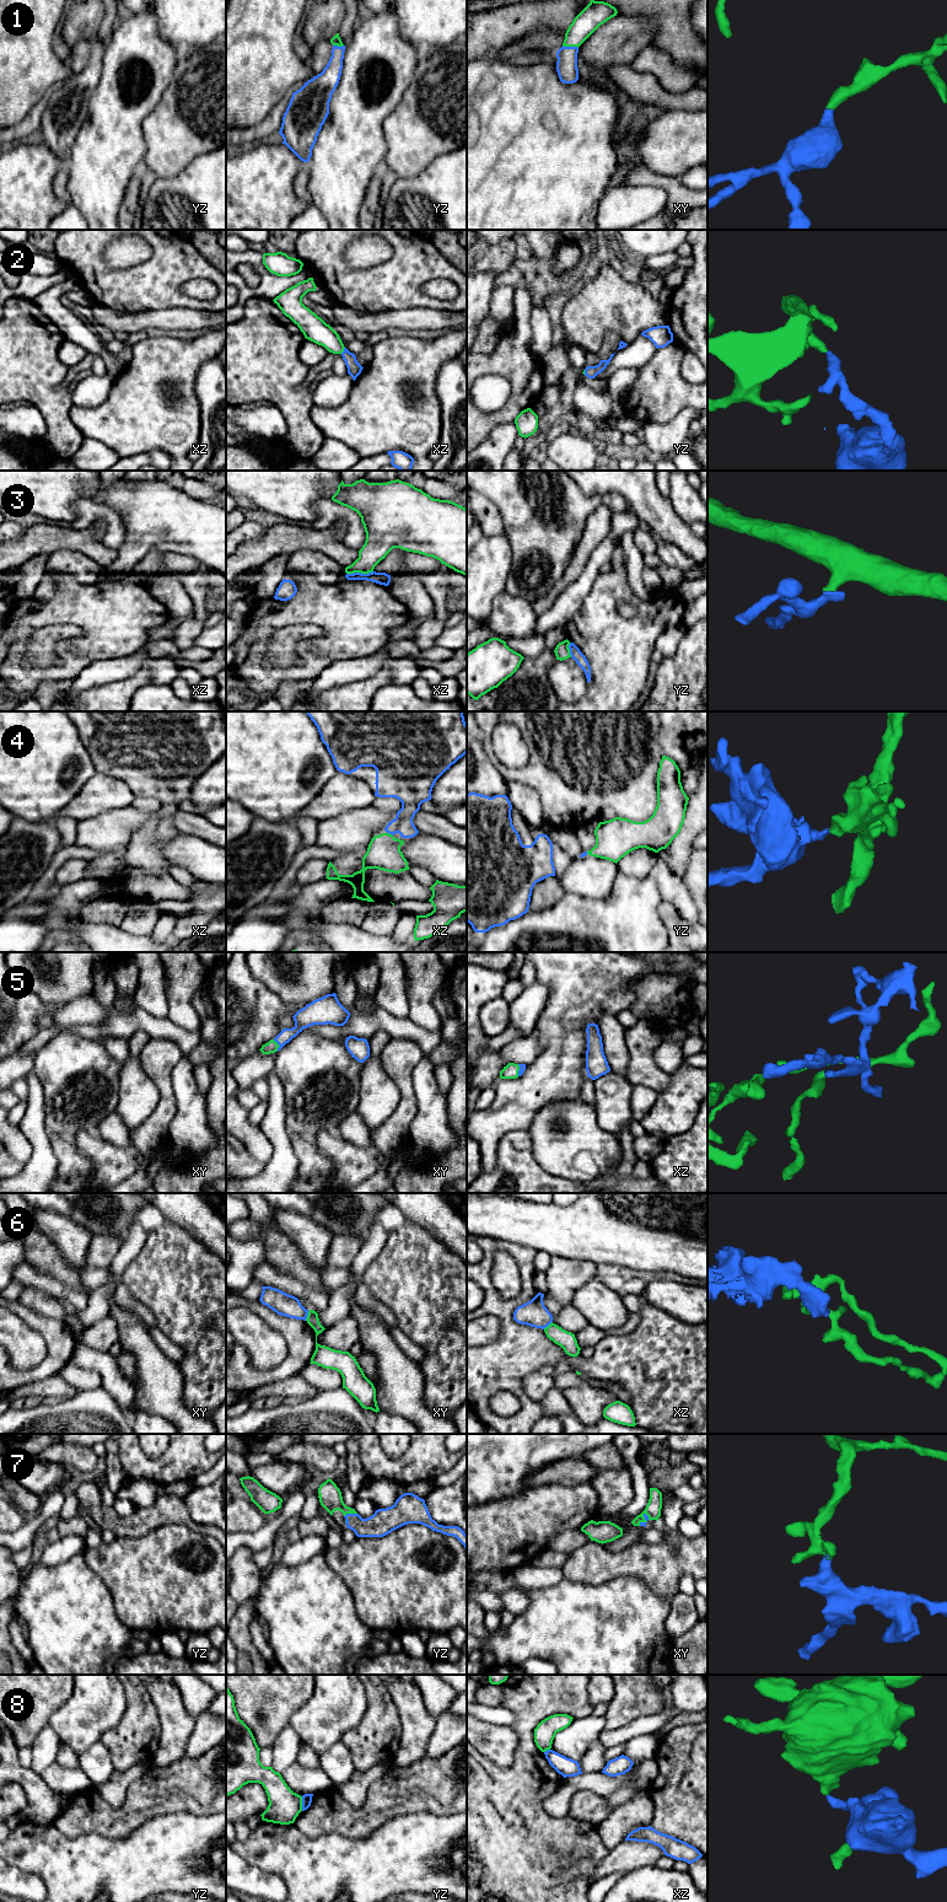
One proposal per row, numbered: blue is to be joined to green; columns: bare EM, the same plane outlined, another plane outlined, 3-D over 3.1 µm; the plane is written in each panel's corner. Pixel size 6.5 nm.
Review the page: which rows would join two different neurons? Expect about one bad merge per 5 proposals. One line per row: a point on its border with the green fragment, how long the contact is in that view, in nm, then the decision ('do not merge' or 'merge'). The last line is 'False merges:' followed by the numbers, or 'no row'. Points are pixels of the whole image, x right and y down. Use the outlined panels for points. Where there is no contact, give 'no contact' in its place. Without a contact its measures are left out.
1: contact xy (570, 46); length 110 nm; merge
2: contact xz (343, 350); length 50 nm; merge
3: contact xz (359, 571); length 180 nm; do not merge
4: contact xz (388, 833); length 50 nm; merge
5: contact xy (279, 1046); length 80 nm; merge
6: contact xy (307, 1316); length 70 nm; do not merge
7: contact yz (350, 1513); length 90 nm; merge
8: contact yz (301, 1804); length 100 nm; do not merge
False merges: 3, 6, 8

